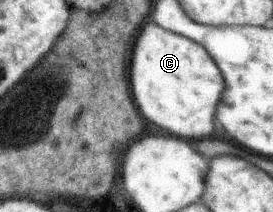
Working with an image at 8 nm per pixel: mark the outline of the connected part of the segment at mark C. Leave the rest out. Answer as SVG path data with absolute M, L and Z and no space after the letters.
M149 21L136 38L130 75L136 107L149 125L156 125L166 134L189 142L196 137L210 137L212 123L216 125L213 111L223 81L211 56L200 44Z

